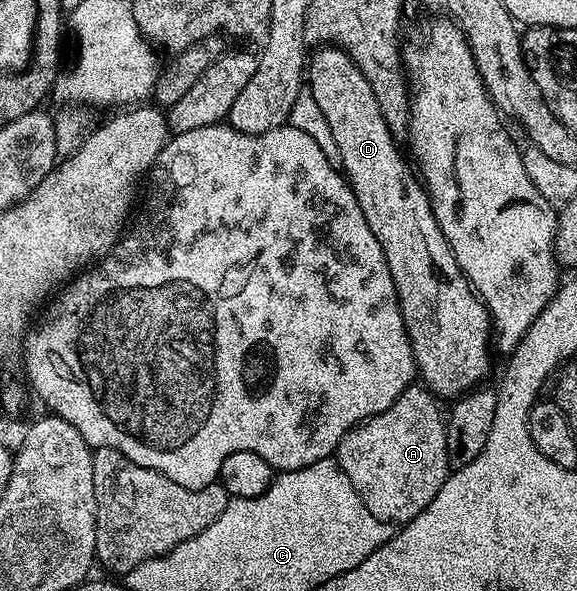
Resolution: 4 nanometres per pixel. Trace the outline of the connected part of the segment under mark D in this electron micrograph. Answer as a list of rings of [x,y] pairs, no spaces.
[[[318,47],[313,50],[313,53],[314,58],[311,61],[309,58],[308,61],[308,90],[313,99],[316,99],[316,104],[320,107],[321,114],[328,121],[329,130],[332,131],[333,138],[336,139],[336,148],[339,151],[337,164],[340,166],[346,180],[349,181],[350,190],[356,195],[356,203],[360,205],[360,211],[364,211],[364,219],[368,219],[368,227],[372,227],[372,235],[376,235],[376,239],[384,251],[384,259],[388,263],[388,271],[392,271],[392,283],[396,287],[396,295],[400,303],[404,325],[412,343],[417,376],[420,378],[421,384],[429,389],[435,398],[443,399],[442,397],[450,397],[449,399],[457,399],[479,388],[485,382],[482,380],[490,373],[490,349],[492,353],[492,322],[490,313],[487,311],[485,303],[478,298],[478,294],[470,286],[470,280],[460,271],[460,267],[450,250],[448,239],[442,234],[434,218],[434,212],[430,206],[430,194],[427,193],[425,184],[416,176],[415,170],[408,164],[404,153],[404,158],[402,158],[402,153],[398,150],[397,143],[394,142],[397,141],[395,134],[391,133],[388,123],[384,123],[384,115],[380,111],[380,103],[376,103],[376,95],[372,95],[372,87],[368,87],[368,79],[364,79],[360,67],[356,67],[356,63],[352,63],[350,56],[342,49]]]

